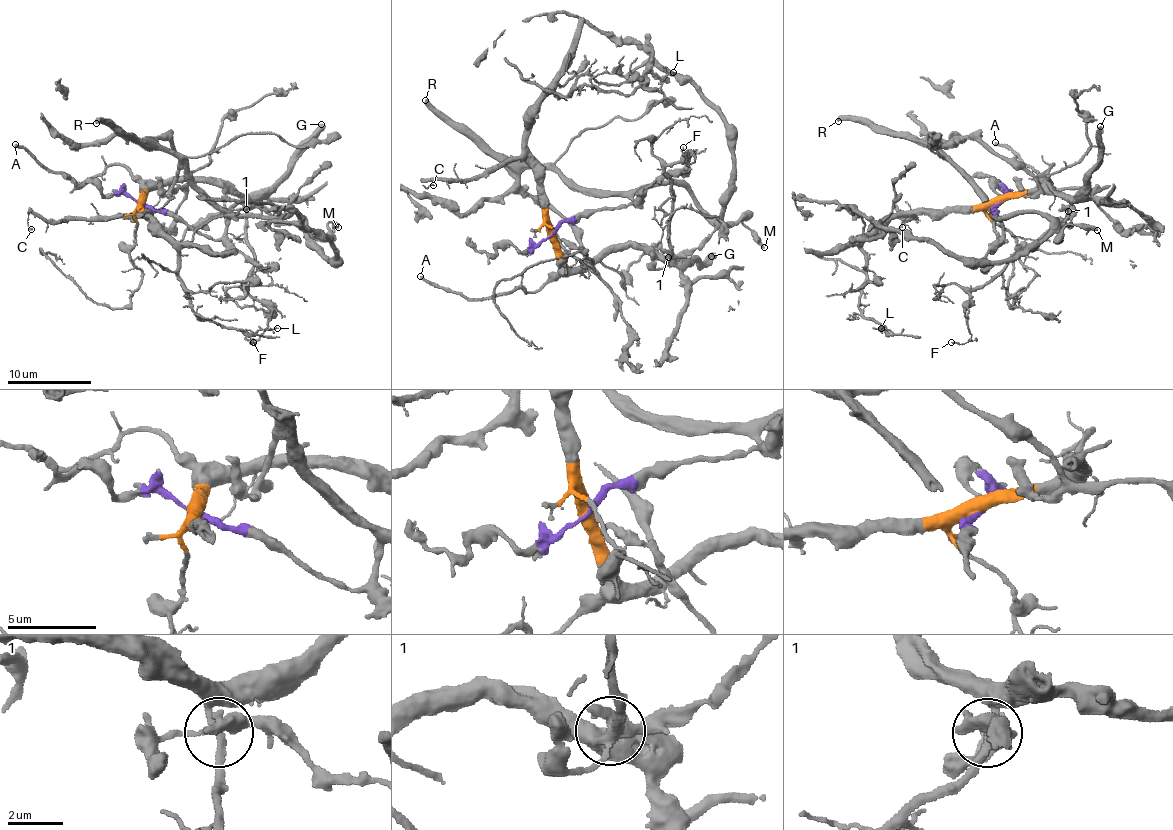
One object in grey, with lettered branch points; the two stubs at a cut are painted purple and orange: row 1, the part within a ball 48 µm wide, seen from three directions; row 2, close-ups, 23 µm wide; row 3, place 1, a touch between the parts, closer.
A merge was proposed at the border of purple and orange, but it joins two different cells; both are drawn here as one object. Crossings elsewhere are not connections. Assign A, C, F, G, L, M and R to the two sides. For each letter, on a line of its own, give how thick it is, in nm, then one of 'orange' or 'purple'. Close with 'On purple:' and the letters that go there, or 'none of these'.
A: 240 nm | orange
C: 110 nm | orange
F: 110 nm | orange
G: 500 nm | orange
L: 80 nm | orange
M: 320 nm | purple
R: 420 nm | purple
On purple: M, R

